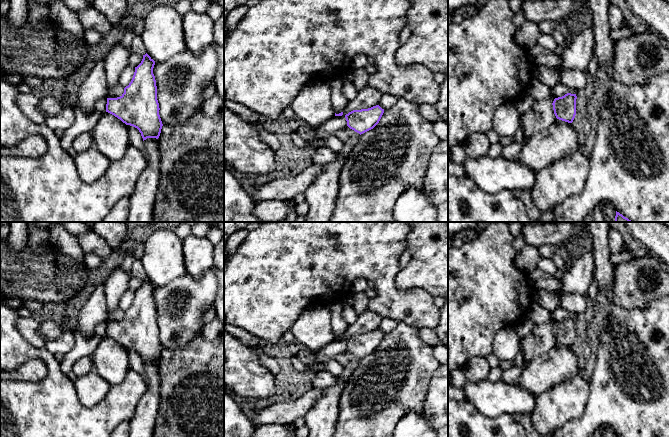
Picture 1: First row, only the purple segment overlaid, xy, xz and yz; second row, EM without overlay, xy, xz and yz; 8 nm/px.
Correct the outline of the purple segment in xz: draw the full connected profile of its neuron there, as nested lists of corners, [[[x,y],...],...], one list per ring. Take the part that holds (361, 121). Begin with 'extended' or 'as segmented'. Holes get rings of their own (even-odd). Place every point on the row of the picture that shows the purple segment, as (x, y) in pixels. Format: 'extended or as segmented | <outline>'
as segmented | [[[379,105],[368,109],[353,110],[345,115],[347,126],[360,135],[373,129],[380,121],[384,109]]]

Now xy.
as segmented | [[[147,53],[143,55],[124,93],[117,98],[107,98],[106,104],[106,112],[126,125],[137,128],[143,141],[147,138],[158,139],[163,126],[159,115],[154,65],[155,61]]]

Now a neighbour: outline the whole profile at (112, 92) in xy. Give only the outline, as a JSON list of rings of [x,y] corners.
[[[117,84],[114,87],[107,87],[107,98],[117,98],[122,96],[124,93],[123,91],[124,87]]]

